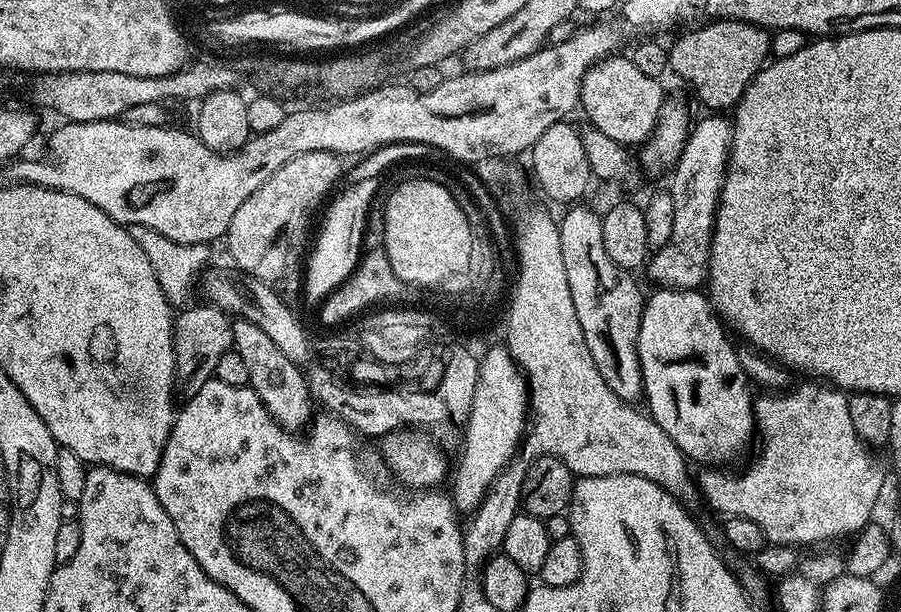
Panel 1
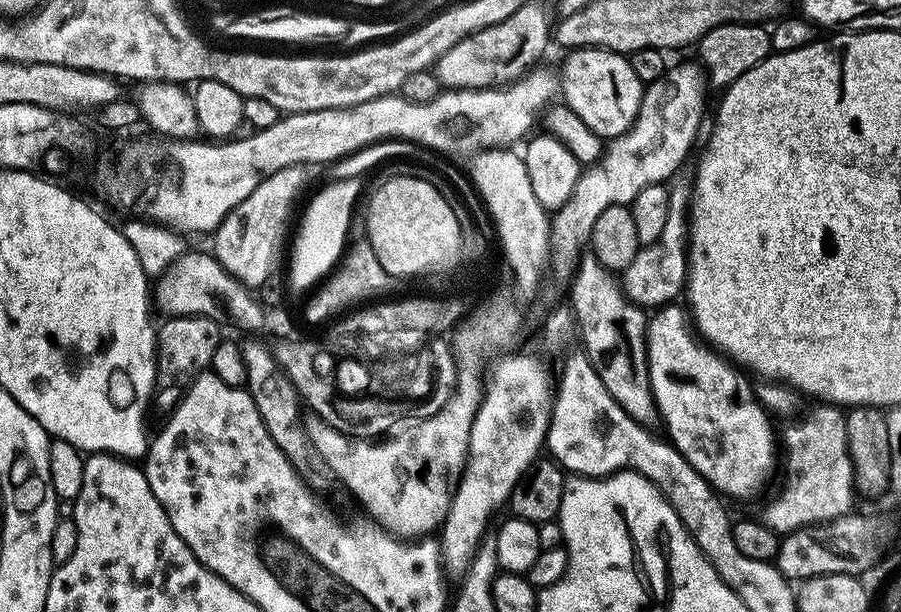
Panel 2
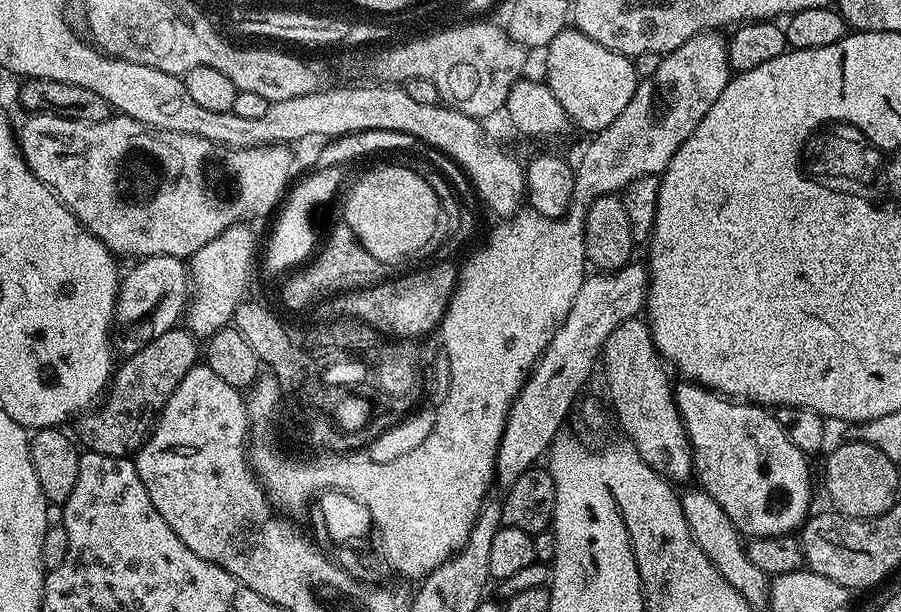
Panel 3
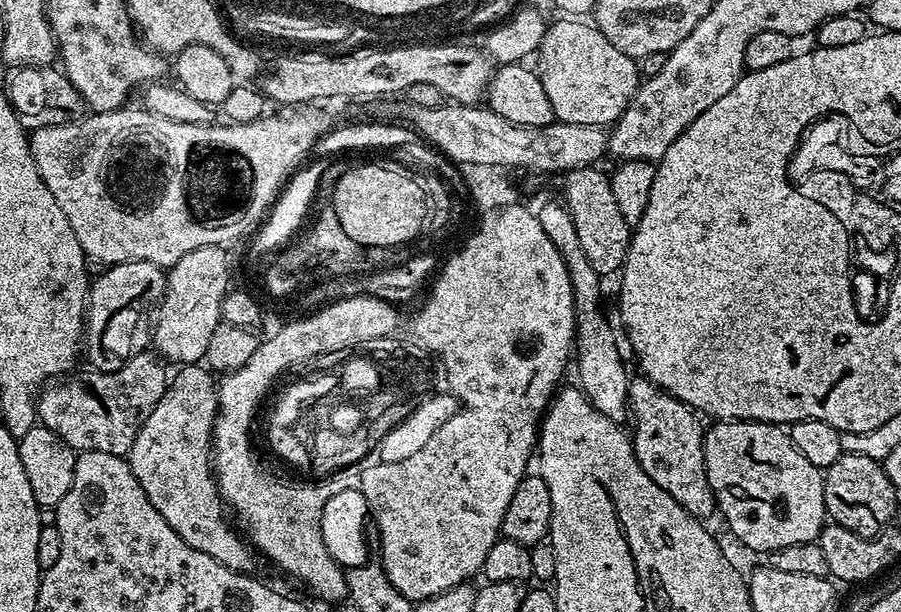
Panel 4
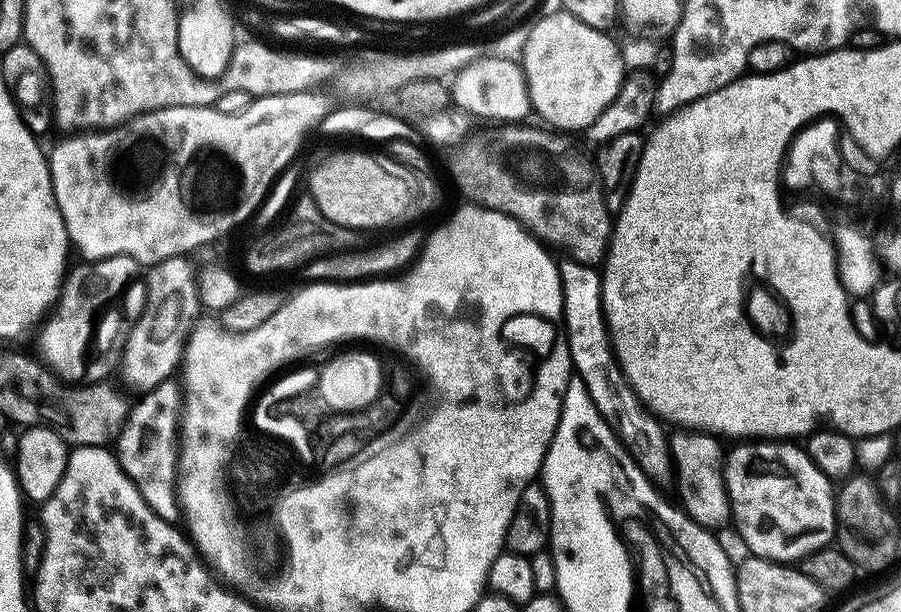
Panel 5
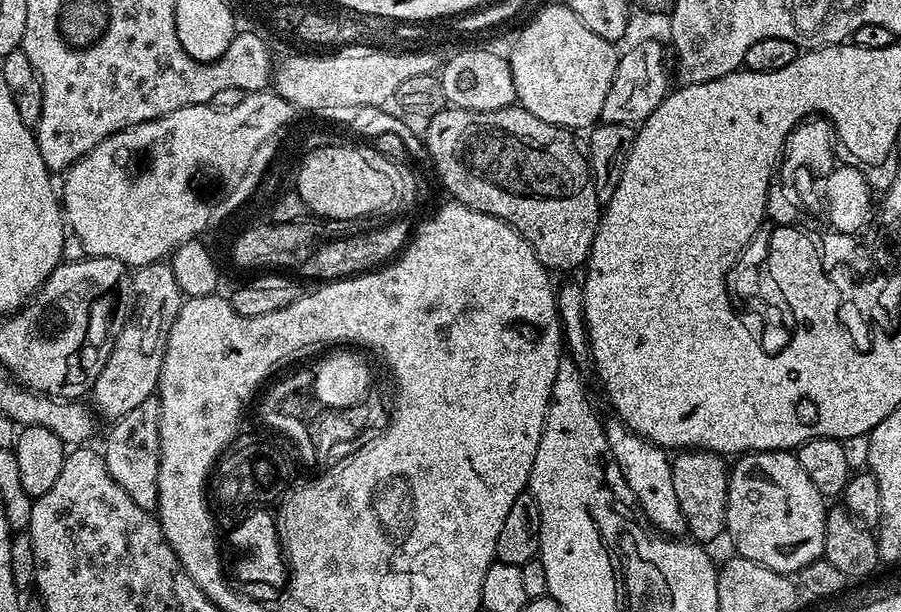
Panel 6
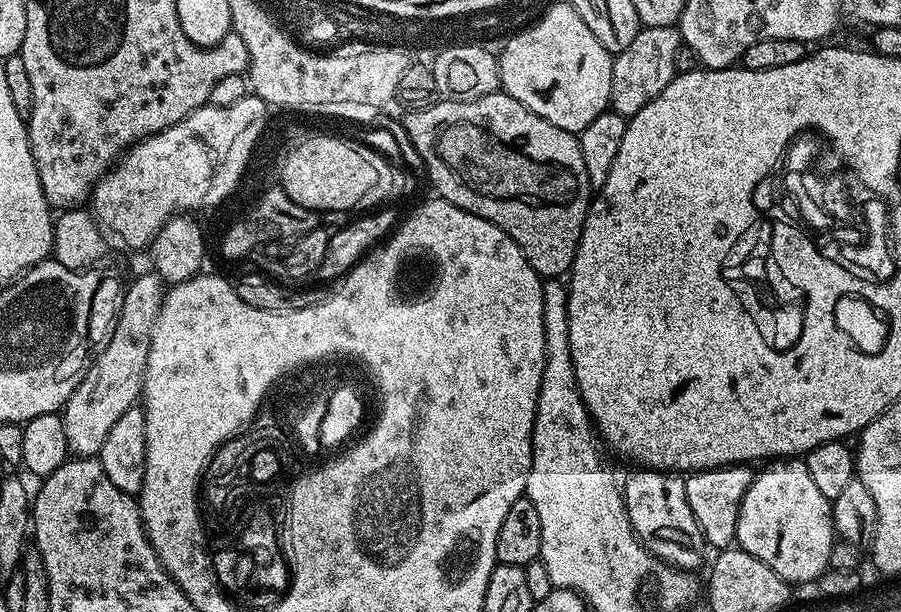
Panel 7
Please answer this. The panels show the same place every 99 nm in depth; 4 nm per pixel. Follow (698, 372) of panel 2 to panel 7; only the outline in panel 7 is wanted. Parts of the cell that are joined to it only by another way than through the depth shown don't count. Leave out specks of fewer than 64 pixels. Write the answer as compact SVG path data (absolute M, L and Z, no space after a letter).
M780 458L775 462L769 463L767 466L755 473L750 484L750 490L746 490L746 494L742 498L742 506L738 514L738 526L736 527L736 544L746 554L754 554L754 558L758 558L758 562L766 562L766 566L770 566L770 570L774 570L774 574L778 574L790 586L796 584L808 584L819 581L823 572L829 571L828 563L830 562L830 550L834 543L834 529L832 527L832 501L828 500L825 495L818 490L817 484L810 476L810 470L807 469L805 461L800 458Z

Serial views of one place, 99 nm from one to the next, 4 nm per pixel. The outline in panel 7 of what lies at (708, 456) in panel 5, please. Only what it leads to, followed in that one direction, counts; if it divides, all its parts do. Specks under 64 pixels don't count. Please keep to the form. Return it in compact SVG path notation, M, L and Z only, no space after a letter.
M746 463L727 464L725 468L708 468L704 472L693 472L684 476L686 502L690 502L690 510L694 510L694 518L698 518L698 526L709 549L723 550L736 544L738 514L742 506L742 498L746 490L750 490L753 475L753 465Z

